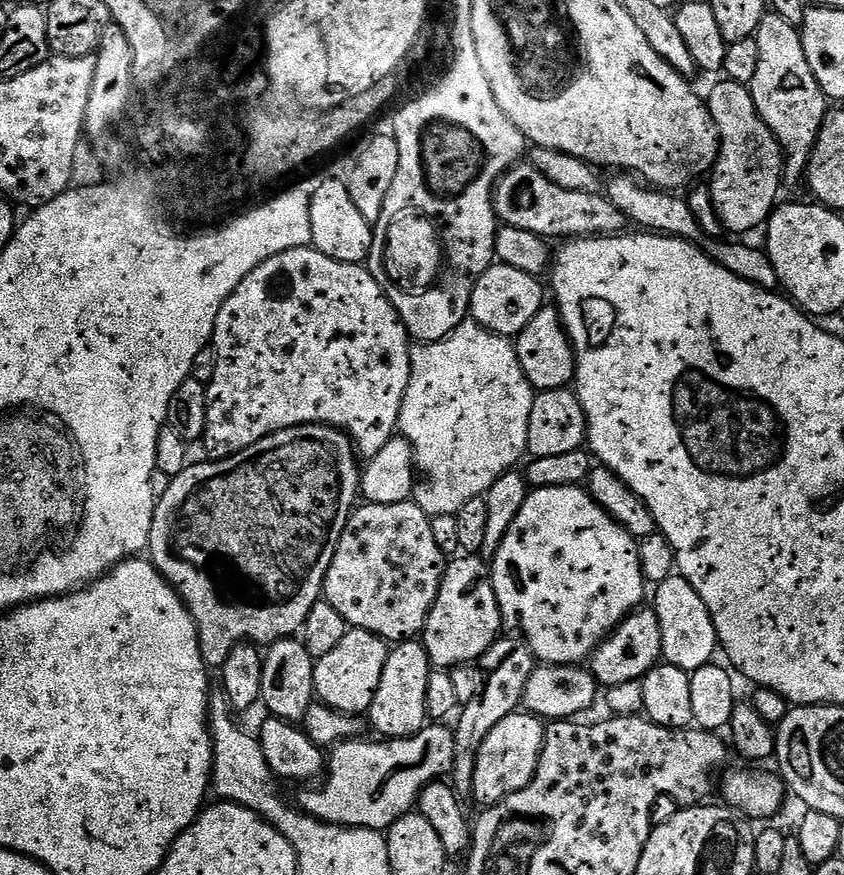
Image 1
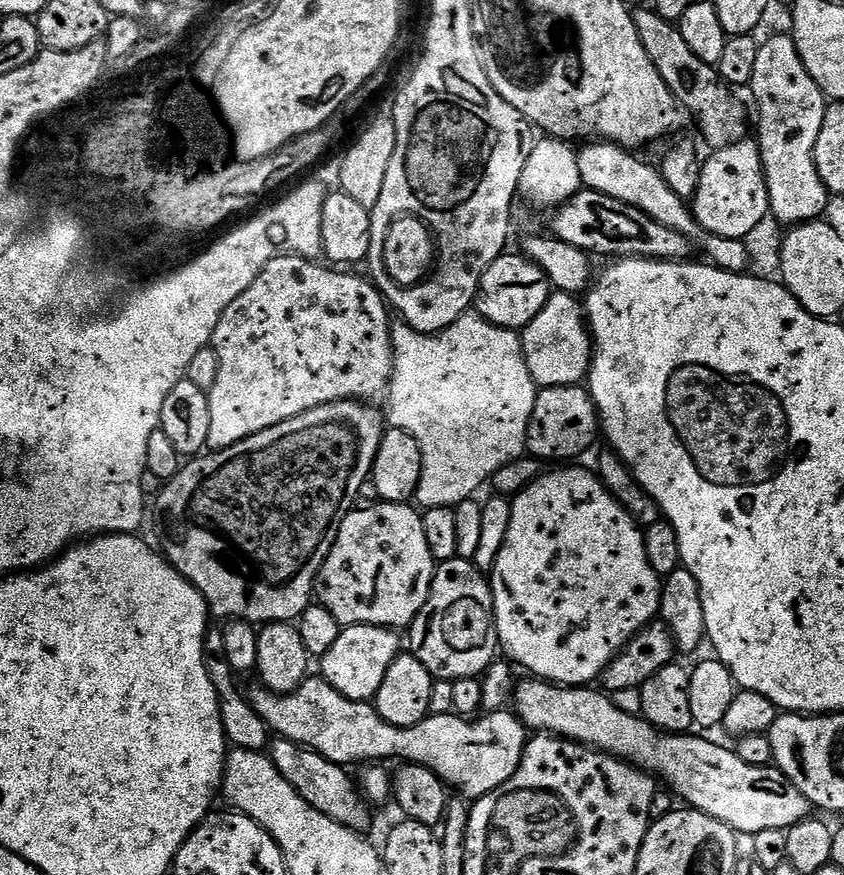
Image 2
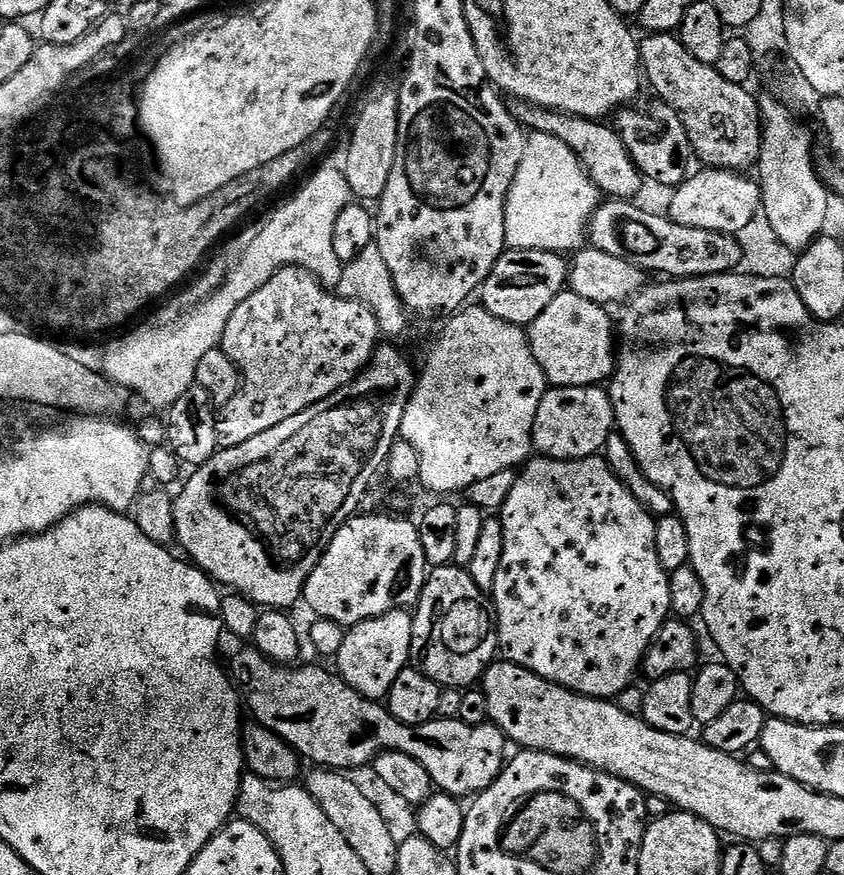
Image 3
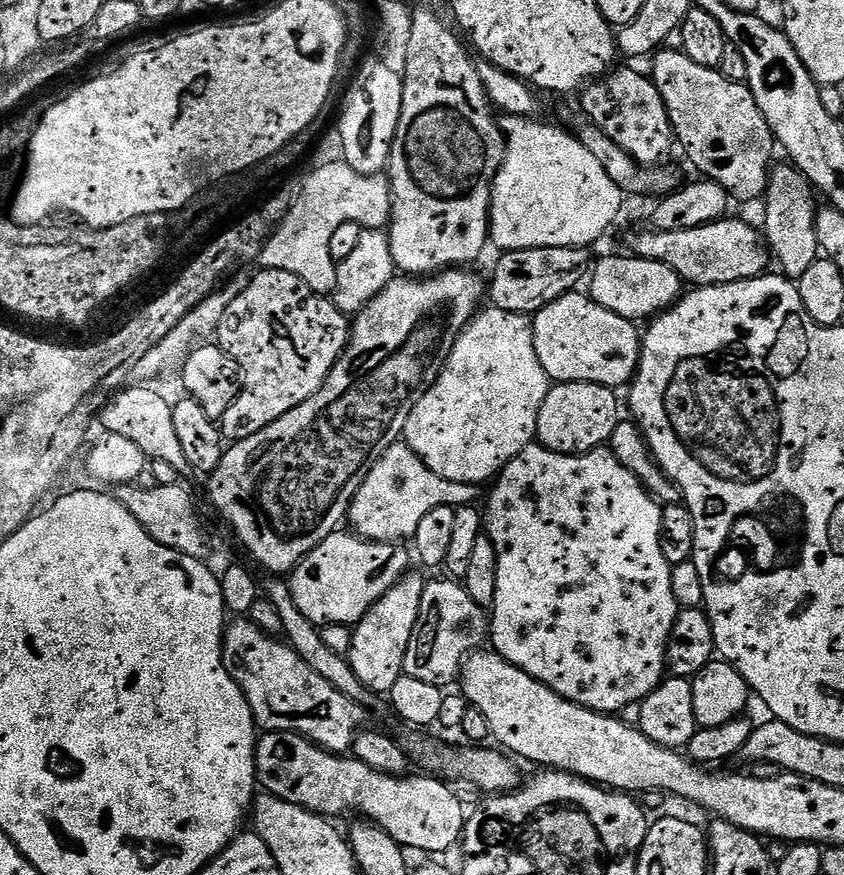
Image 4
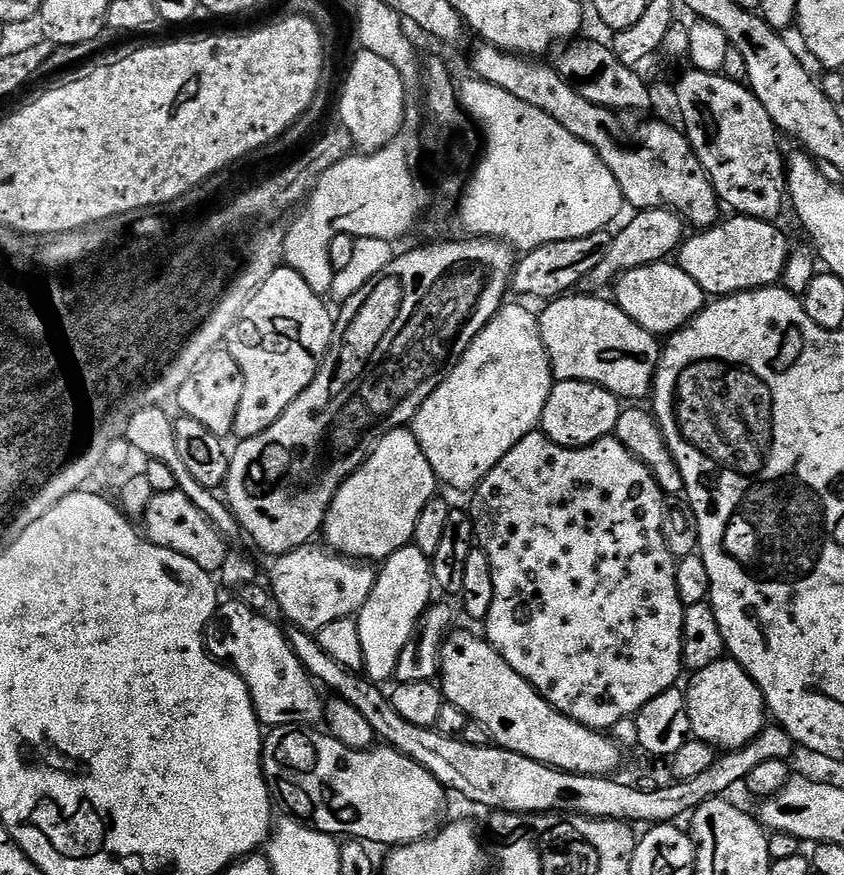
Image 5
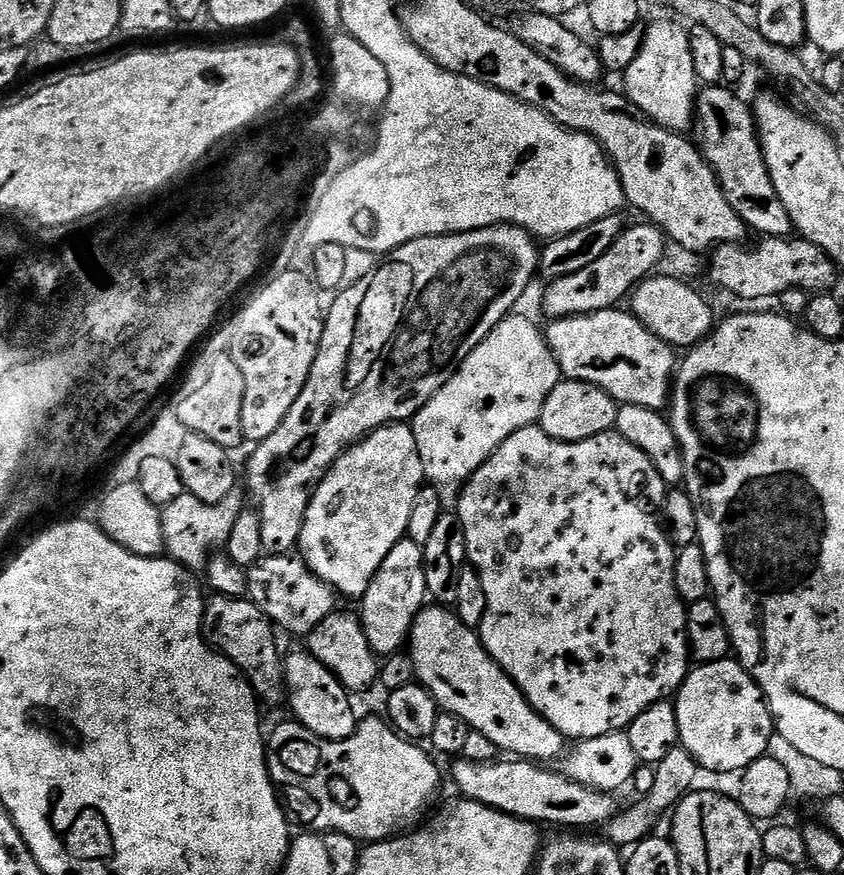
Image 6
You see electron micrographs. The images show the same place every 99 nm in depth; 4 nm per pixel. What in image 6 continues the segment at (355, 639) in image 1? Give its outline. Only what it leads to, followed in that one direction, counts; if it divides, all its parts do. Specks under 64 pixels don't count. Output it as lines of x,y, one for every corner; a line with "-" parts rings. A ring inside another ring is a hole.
402,539
396,543
394,550
390,550
390,554
386,554
386,562
378,566
378,574
374,574
366,594
358,600
358,615
364,623
366,642
370,642
377,657
393,656
407,645
416,615
428,599
423,547
413,540

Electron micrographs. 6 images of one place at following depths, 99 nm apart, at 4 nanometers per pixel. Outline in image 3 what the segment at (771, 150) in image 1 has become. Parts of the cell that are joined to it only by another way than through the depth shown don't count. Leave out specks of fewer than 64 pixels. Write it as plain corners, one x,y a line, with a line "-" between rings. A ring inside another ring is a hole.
704,166
699,170
693,171
676,189
667,217
678,226
737,234
761,211
759,183
748,174
721,168

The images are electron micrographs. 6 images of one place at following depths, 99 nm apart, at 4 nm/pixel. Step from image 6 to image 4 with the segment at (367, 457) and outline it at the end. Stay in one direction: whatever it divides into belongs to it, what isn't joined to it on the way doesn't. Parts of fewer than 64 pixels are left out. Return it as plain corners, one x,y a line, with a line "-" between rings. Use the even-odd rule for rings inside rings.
397,442
386,450
386,454
382,454
382,458
378,458
370,474
366,474
358,494
348,507
346,520
349,525
352,523
351,531
365,540
408,542
430,510
438,506
458,509
475,505
480,491
477,485
450,482
434,474
434,470
430,470
430,466
414,454
409,444

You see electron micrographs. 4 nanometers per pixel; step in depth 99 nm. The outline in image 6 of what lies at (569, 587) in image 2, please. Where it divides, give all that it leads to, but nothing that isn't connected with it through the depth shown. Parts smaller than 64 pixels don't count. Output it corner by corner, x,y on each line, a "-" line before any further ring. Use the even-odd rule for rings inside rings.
538,426
523,428
514,434
510,434
510,438
506,438
506,442
502,442
502,446
498,446
498,450
494,450
490,459
460,489
460,498
456,502
454,511
460,517
462,530
466,534
468,564
478,574
478,578
482,578
482,587
486,590
486,618
482,618
478,629
480,641
484,644
485,650
494,658
494,662
498,662
500,669
518,686
518,690
522,690
522,694
530,702
532,709
542,718
546,718
546,722
550,722
550,726
554,726
554,730
558,730
564,736
565,741
579,742
605,736
611,732
625,731
634,722
634,718
638,718
638,714
642,714
642,710
654,706
659,700
675,697
684,684
684,679
689,674
688,609
684,599
678,594
678,590
674,586
674,562
676,561
677,549
669,540
668,533
664,531
660,517
660,508
664,505
665,491
665,482
658,474
658,470
654,470
654,462
650,462
650,458
646,458
646,454
642,454
642,450
638,450
638,446
630,446
630,442
626,442
626,438
619,436
616,431
603,432
594,438
586,438
582,442
562,442
550,438
550,434
546,434

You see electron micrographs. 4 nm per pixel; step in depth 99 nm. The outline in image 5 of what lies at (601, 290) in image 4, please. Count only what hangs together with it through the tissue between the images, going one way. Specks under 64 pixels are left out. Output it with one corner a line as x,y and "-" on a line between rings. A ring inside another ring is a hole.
660,261
650,266
626,271
614,284
614,302
632,321
655,336
669,336
684,327
701,312
708,296
697,282
673,261

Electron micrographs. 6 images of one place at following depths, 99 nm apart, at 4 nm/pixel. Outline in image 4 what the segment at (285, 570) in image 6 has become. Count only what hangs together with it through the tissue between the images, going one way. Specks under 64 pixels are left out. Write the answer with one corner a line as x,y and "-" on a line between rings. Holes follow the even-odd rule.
348,530
331,532
292,569
290,583
294,606
318,626
354,626
403,579
410,568
408,556
410,560
409,549
400,542
365,540

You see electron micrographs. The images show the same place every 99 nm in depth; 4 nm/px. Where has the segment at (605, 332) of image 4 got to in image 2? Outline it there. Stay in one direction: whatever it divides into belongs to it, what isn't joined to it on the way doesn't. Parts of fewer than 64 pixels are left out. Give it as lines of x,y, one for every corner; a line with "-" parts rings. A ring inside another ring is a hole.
553,291
546,306
522,330
524,357
537,389
579,385
592,366
592,337
581,301
575,295

